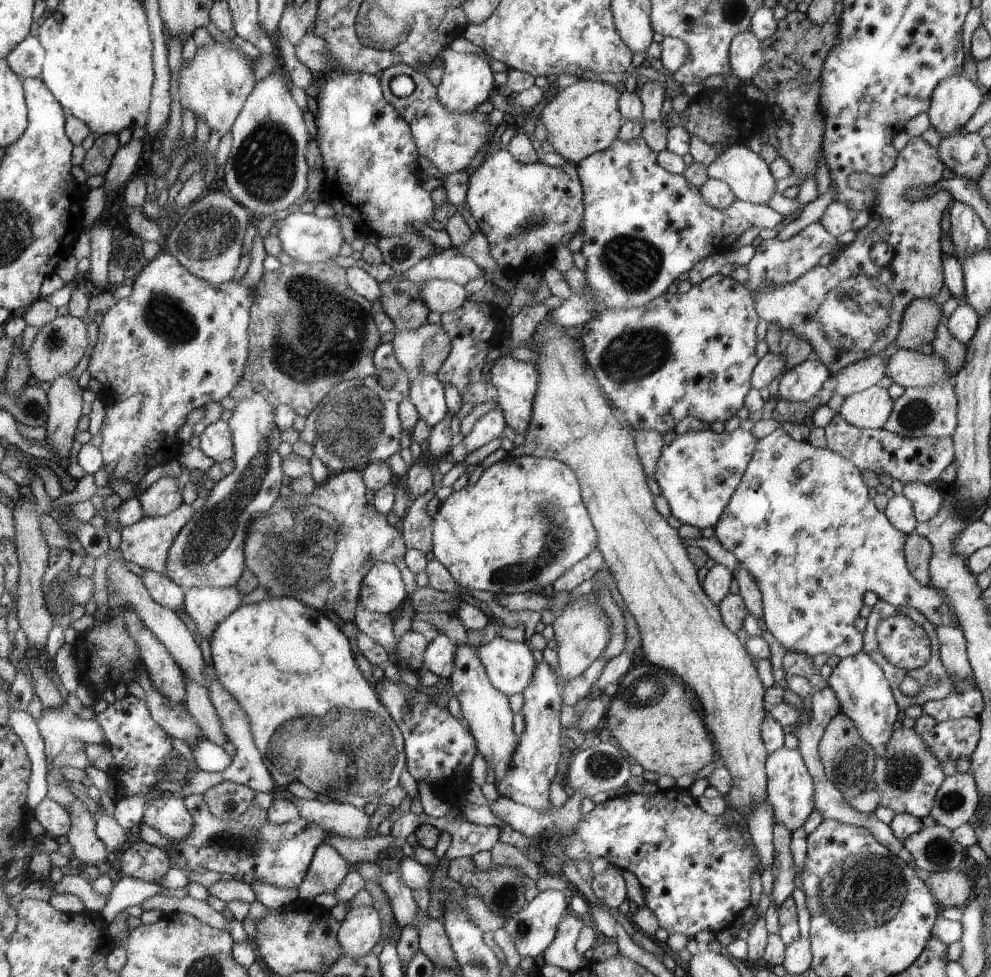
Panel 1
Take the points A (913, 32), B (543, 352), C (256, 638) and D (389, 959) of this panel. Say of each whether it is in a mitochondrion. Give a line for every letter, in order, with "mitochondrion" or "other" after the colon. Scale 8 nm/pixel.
A: other
B: other
C: other
D: other

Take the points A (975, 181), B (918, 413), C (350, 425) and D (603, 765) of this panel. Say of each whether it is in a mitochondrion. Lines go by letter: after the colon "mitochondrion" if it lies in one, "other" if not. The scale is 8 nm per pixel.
A: other
B: mitochondrion
C: mitochondrion
D: mitochondrion

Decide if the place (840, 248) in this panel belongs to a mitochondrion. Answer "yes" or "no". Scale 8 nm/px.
no

